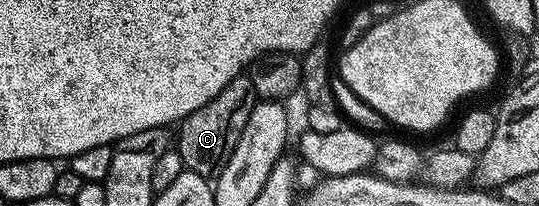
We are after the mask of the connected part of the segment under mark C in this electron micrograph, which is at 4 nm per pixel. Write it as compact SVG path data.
M246 74L239 75L213 101L201 105L183 122L178 124L179 143L177 150L183 158L183 165L186 170L197 173L204 177L214 176L229 161L237 141L241 137L241 129L245 129L245 121L249 121L249 113L255 108L257 96L253 85Z

